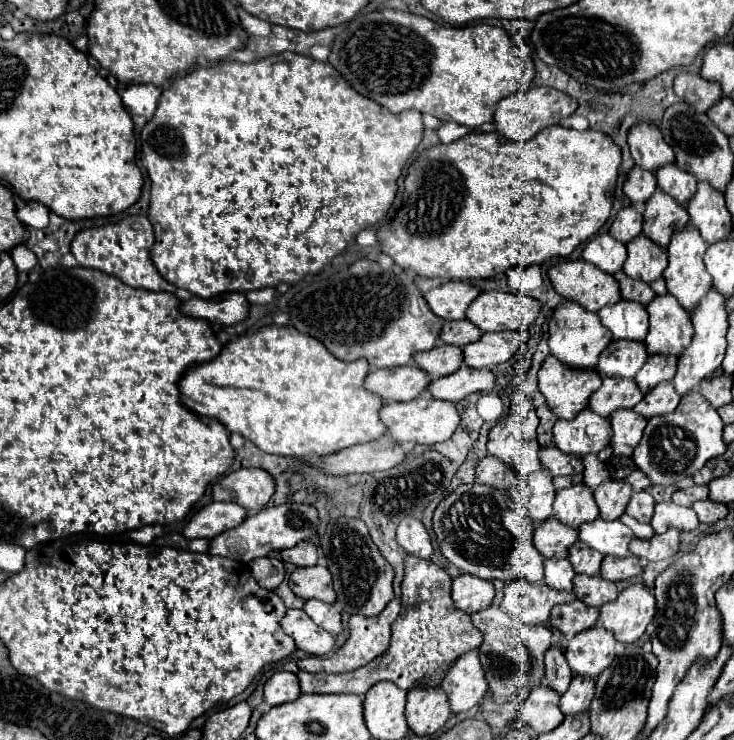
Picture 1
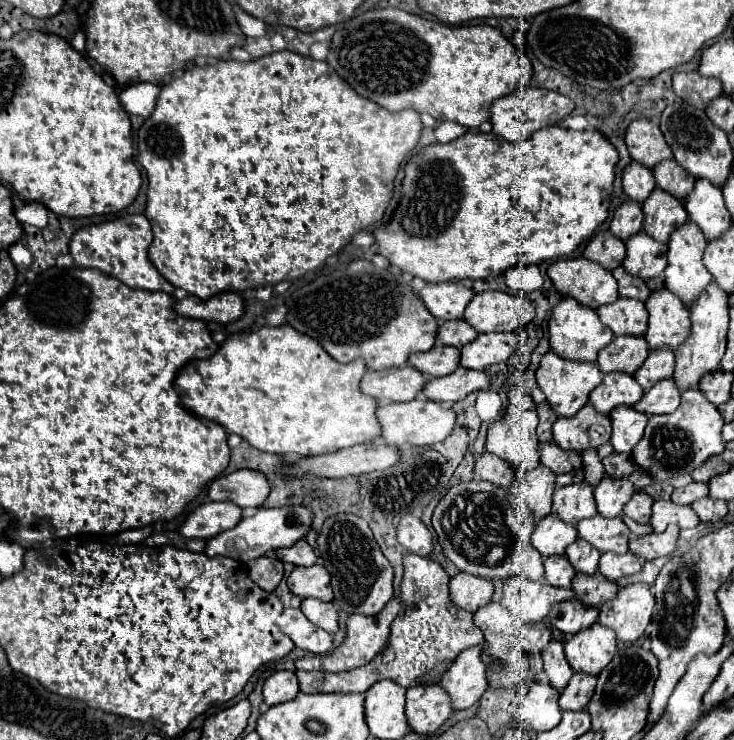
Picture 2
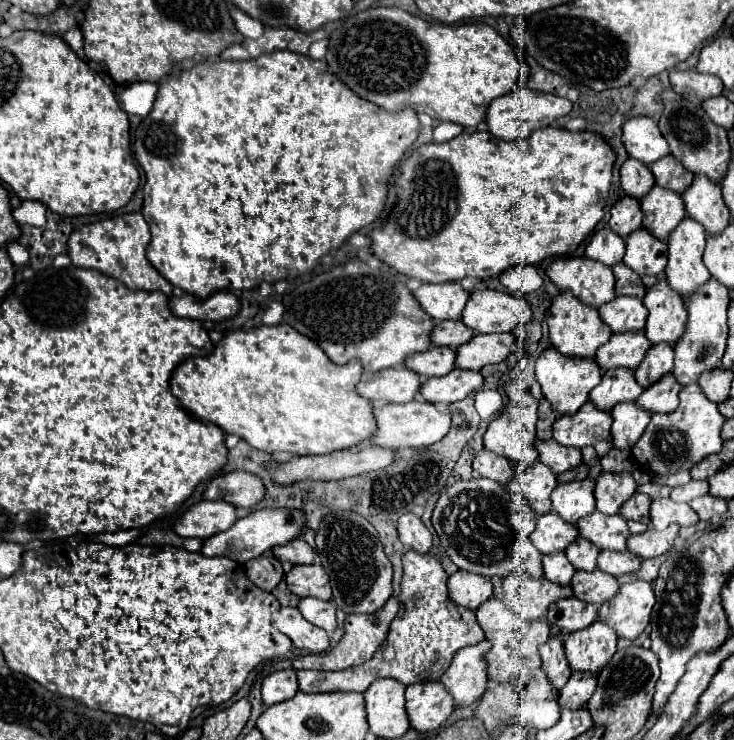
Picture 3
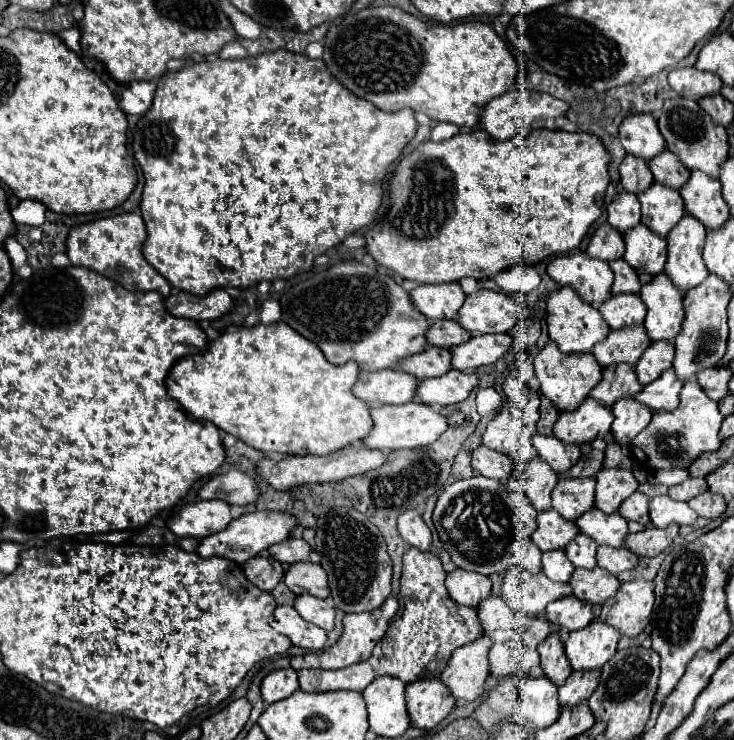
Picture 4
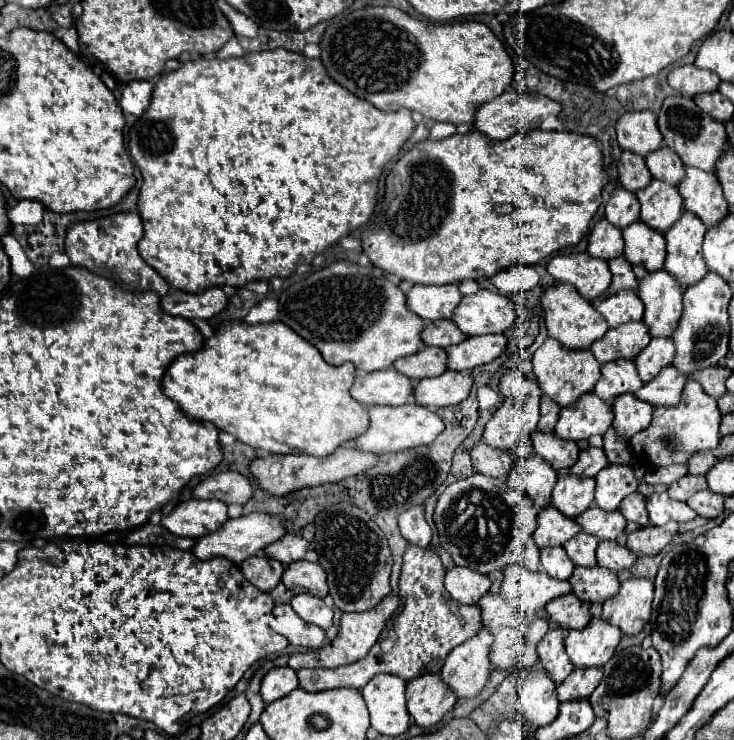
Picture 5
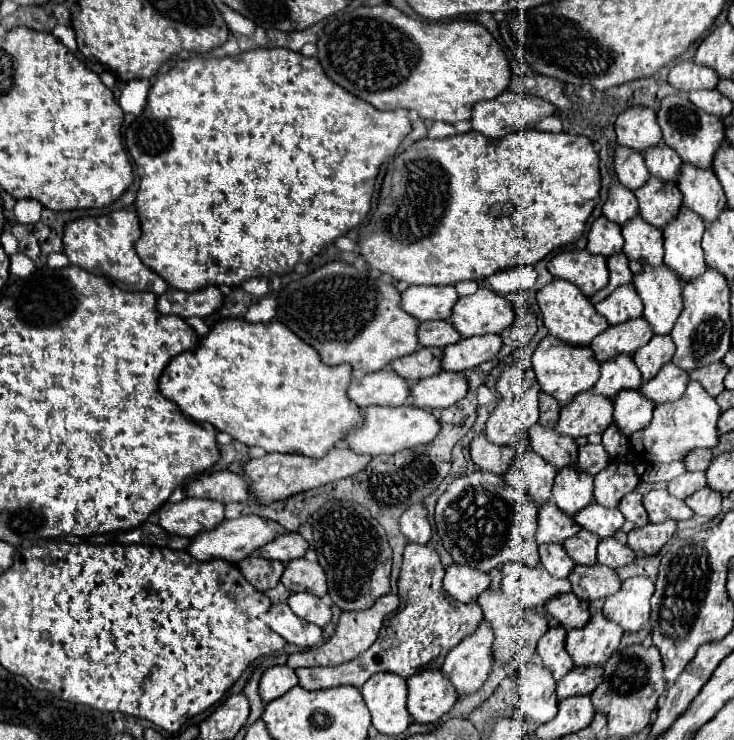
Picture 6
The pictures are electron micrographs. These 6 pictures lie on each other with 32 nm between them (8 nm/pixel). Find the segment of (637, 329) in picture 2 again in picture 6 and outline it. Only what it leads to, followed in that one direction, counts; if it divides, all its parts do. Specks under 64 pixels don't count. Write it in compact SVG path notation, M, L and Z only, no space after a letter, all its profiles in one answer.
M618 286L608 298L596 304L596 310L608 320L608 324L614 326L624 320L638 318L644 306L634 286Z

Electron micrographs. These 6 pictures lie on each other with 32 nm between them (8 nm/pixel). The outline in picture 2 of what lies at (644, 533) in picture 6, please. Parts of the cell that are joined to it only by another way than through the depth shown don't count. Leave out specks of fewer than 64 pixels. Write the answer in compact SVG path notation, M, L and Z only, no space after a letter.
M672 524L664 532L650 532L646 536L632 536L628 540L628 548L632 554L644 558L644 560L654 560L660 556L668 556L674 552L678 540L678 526Z

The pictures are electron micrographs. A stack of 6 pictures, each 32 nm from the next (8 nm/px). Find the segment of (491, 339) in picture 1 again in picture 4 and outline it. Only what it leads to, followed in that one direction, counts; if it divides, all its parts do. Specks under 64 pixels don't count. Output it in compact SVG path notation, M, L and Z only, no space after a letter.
M482 334L476 338L472 336L468 342L450 348L452 354L450 366L460 372L472 372L478 366L500 360L510 346L512 346L510 334Z

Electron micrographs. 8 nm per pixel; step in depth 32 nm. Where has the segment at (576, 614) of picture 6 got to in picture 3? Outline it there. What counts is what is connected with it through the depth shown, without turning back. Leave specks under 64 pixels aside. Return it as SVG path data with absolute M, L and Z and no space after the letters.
M576 596L554 602L546 614L550 624L556 624L560 630L576 632L590 626L598 618L598 608L588 602L580 602Z

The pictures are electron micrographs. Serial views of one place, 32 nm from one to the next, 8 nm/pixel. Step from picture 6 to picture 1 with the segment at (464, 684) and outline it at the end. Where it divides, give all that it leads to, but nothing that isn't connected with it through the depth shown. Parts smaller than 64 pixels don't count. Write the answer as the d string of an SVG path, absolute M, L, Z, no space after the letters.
M478 648L464 652L460 660L452 664L442 680L442 690L448 694L454 714L468 712L476 704L480 704L482 696L488 690L488 682L478 658Z

